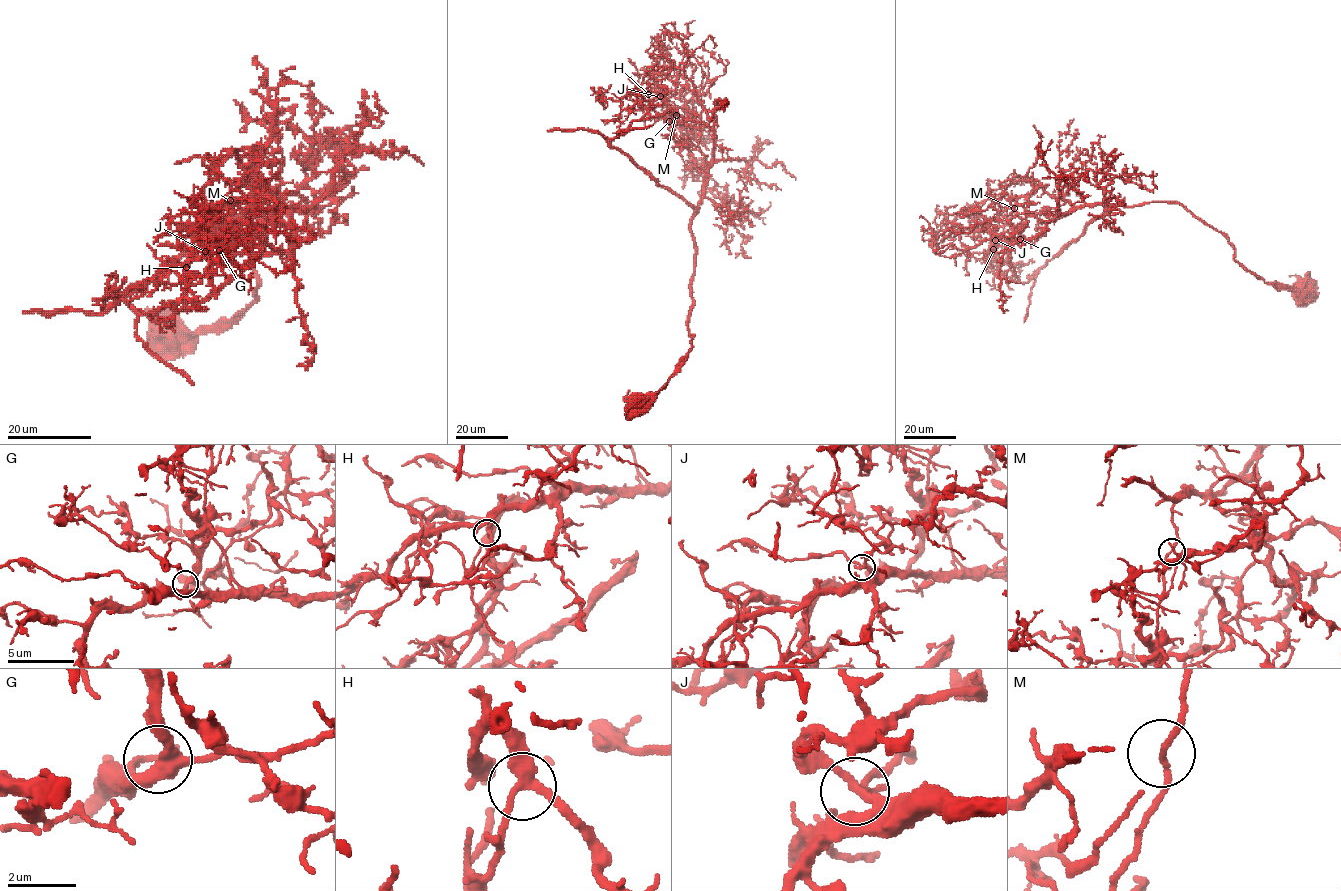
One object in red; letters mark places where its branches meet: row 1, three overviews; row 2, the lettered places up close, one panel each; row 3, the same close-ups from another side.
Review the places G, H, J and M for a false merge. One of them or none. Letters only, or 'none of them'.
M

